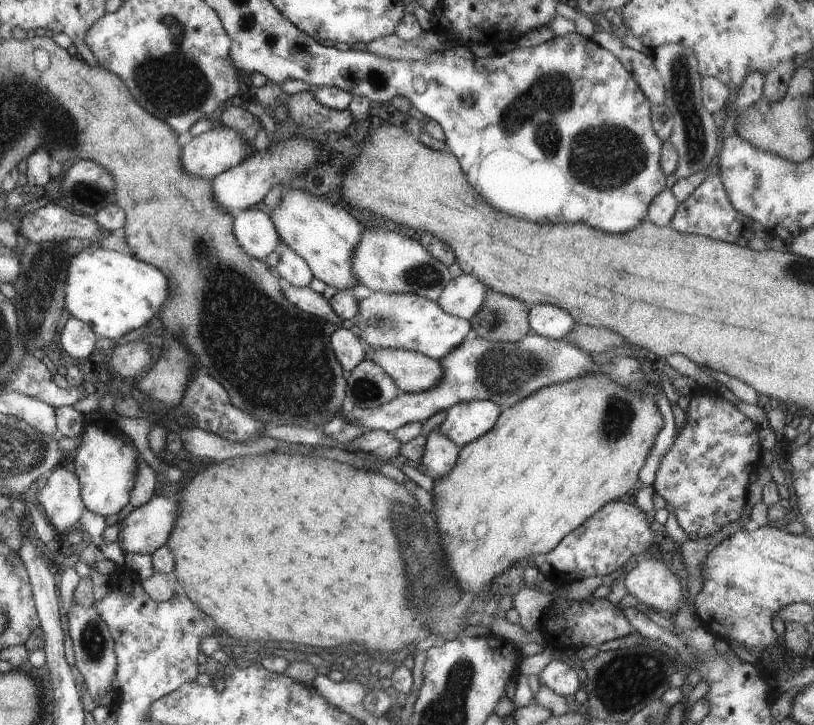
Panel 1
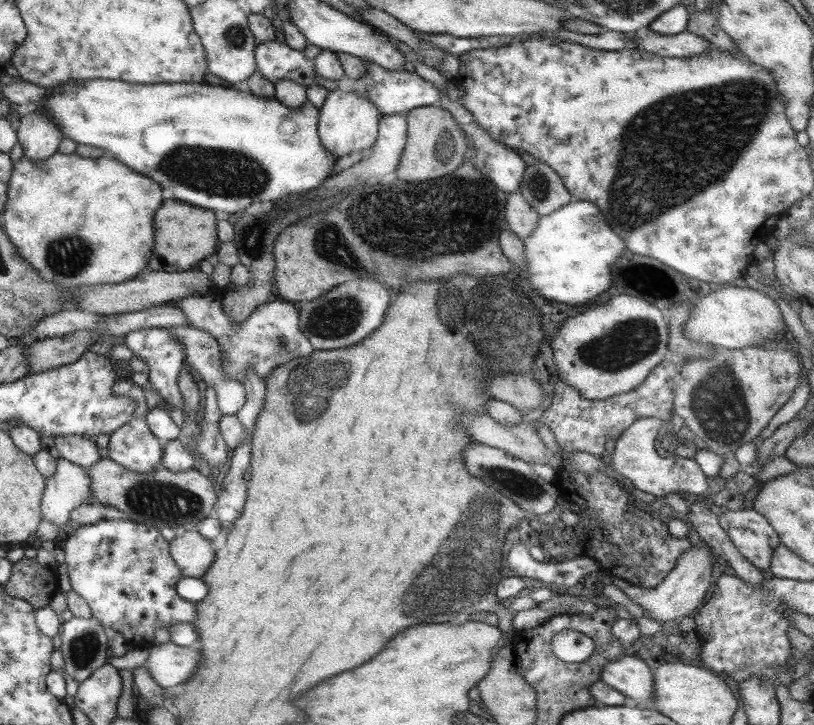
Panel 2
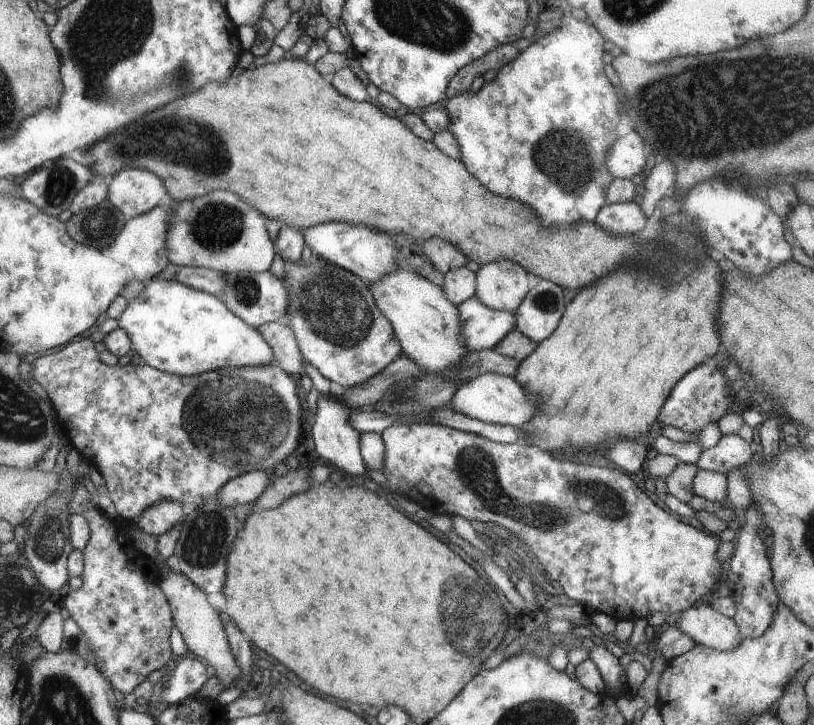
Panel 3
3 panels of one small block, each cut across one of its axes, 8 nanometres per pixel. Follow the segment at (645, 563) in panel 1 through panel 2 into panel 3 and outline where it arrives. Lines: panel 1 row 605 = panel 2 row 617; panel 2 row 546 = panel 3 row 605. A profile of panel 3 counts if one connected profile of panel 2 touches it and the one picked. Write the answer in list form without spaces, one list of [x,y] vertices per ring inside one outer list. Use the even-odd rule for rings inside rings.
[[[704,602],[675,614],[669,622],[672,627],[685,632],[693,642],[712,650],[729,652],[743,640],[731,617],[715,612]]]

